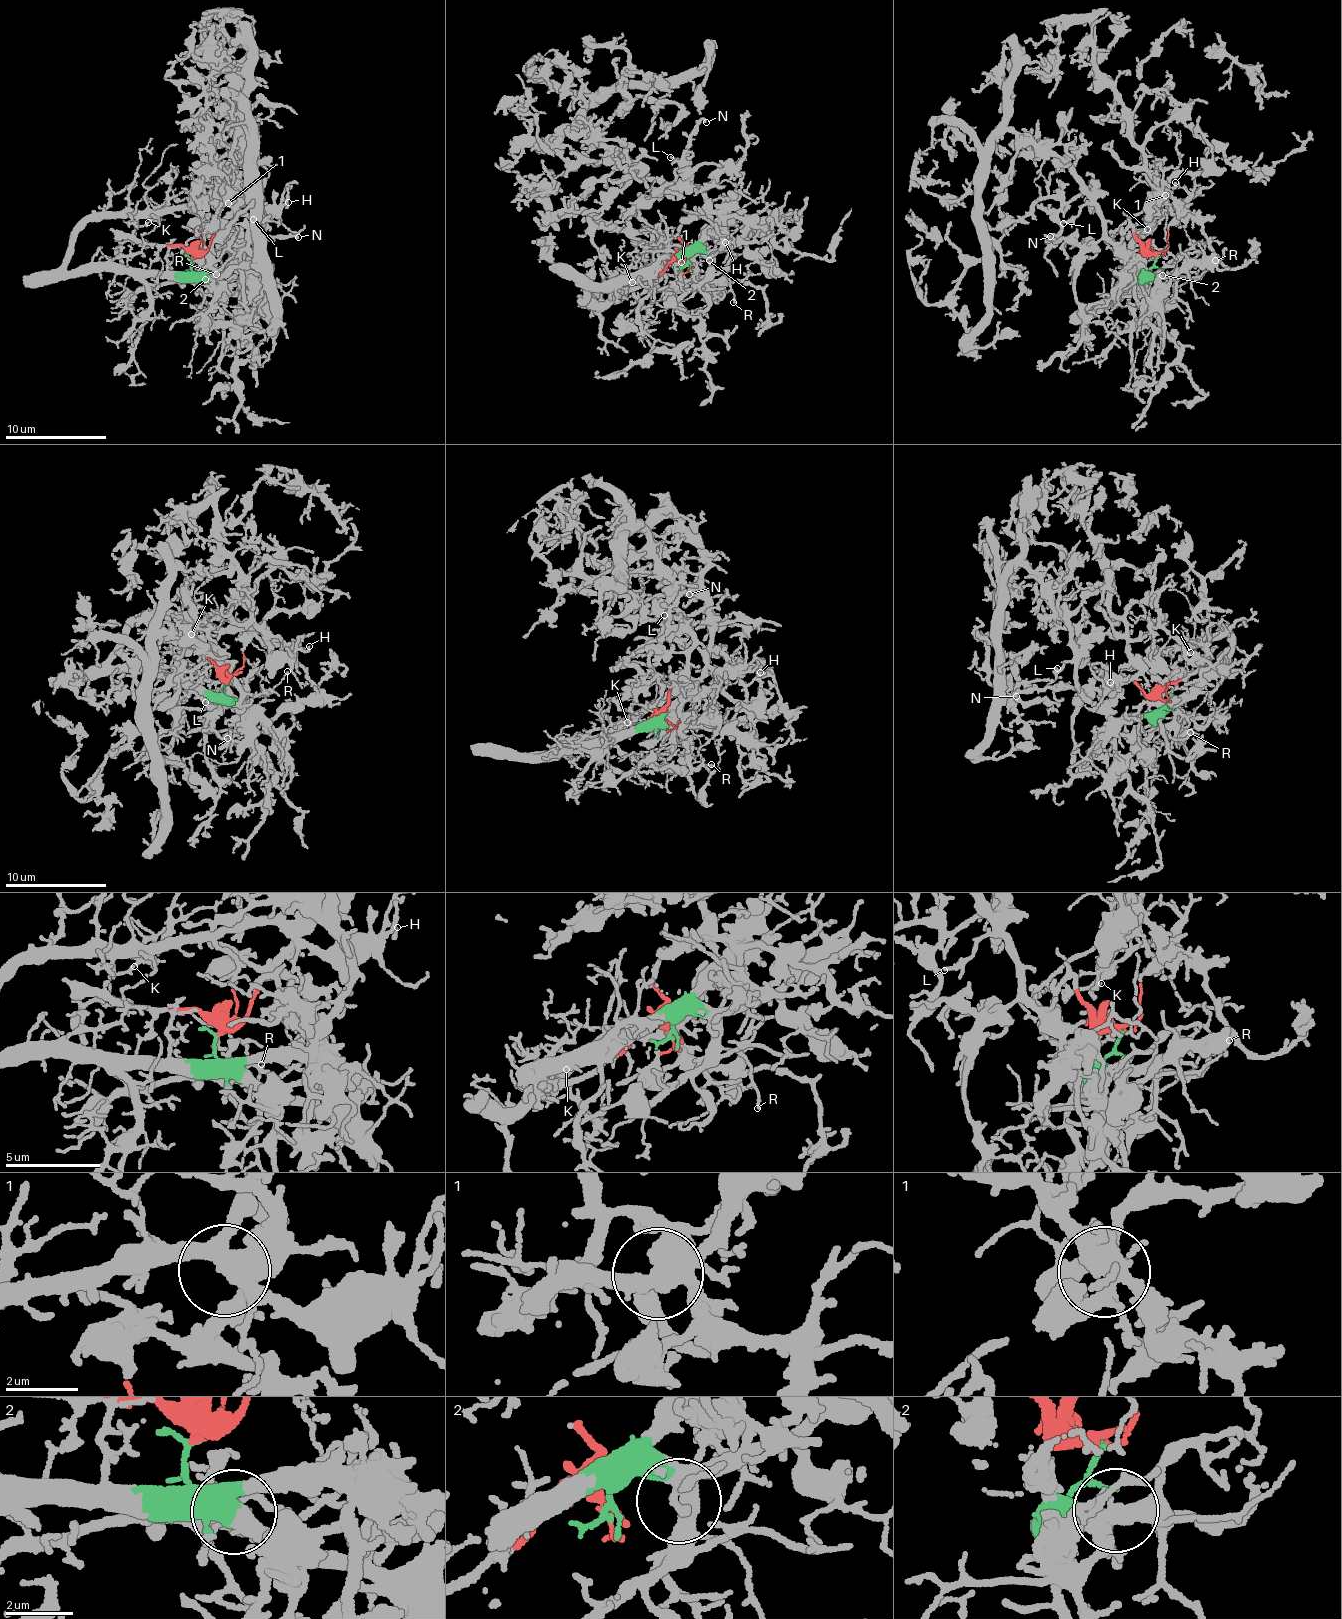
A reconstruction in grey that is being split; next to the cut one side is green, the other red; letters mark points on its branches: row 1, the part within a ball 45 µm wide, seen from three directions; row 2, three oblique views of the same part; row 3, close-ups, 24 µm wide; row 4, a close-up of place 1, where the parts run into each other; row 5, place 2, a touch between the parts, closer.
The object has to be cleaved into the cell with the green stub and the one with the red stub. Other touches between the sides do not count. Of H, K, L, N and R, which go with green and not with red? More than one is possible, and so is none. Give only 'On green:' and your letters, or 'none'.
On green: H, K, R

